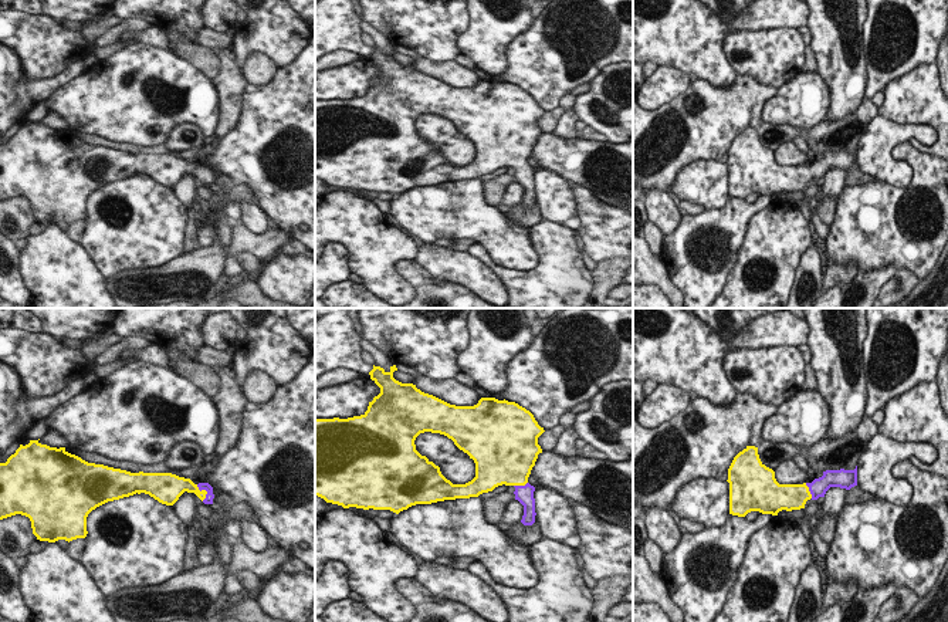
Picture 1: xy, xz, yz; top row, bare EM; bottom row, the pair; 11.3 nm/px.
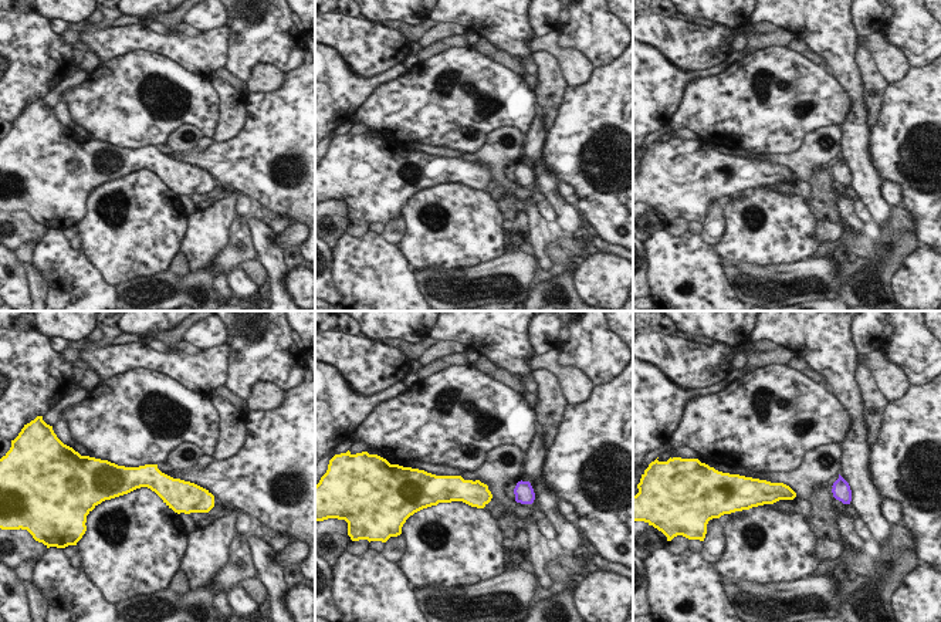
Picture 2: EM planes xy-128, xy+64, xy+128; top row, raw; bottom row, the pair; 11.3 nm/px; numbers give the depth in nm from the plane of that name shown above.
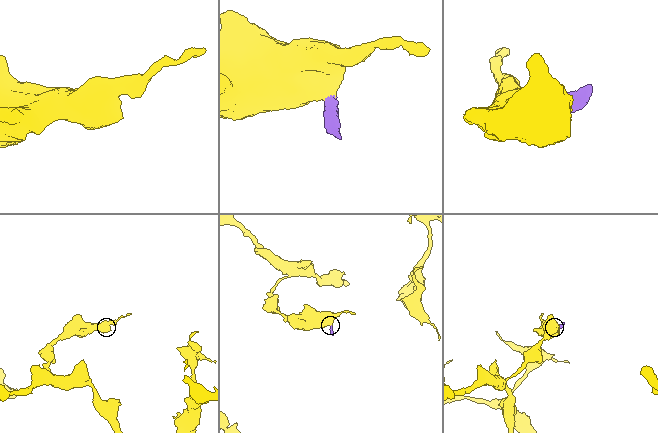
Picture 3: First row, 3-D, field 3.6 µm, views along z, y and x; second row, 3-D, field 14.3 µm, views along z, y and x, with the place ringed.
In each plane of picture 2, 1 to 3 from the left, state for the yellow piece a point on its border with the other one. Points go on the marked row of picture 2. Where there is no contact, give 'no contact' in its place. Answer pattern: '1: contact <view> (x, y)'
1: no contact
2: no contact
3: no contact

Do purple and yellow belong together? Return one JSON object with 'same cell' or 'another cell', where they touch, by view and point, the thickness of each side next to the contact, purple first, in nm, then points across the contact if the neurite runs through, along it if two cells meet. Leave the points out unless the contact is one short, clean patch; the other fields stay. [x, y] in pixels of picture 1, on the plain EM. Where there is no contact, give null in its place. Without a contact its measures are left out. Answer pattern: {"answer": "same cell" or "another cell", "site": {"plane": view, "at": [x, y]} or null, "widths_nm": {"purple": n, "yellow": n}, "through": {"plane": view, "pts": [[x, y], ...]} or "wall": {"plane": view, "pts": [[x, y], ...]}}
{"answer": "same cell", "site": {"plane": "xy", "at": [205, 171]}, "widths_nm": {"purple": 100, "yellow": 160}, "through": {"plane": "xy", "pts": [[202, 168], [205, 171], [183, 166]]}}

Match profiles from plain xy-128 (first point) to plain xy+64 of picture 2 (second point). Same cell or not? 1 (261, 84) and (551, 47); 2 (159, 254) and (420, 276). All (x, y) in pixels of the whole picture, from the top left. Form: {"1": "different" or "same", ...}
{"1": "same", "2": "different"}

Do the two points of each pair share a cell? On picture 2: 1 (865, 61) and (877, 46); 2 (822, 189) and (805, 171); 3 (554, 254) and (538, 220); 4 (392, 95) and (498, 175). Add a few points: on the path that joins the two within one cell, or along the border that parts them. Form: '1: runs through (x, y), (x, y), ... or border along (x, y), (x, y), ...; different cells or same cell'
1: border along (865, 37), (863, 46), (887, 81); different cells
2: border along (825, 165), (818, 165), (806, 181); different cells
3: border along (549, 240), (544, 253), (552, 262); different cells
4: border along (493, 129), (476, 152), (466, 154); different cells

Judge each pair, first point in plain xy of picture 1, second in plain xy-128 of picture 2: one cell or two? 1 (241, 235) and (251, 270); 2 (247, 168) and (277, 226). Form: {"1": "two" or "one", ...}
{"1": "two", "2": "two"}

